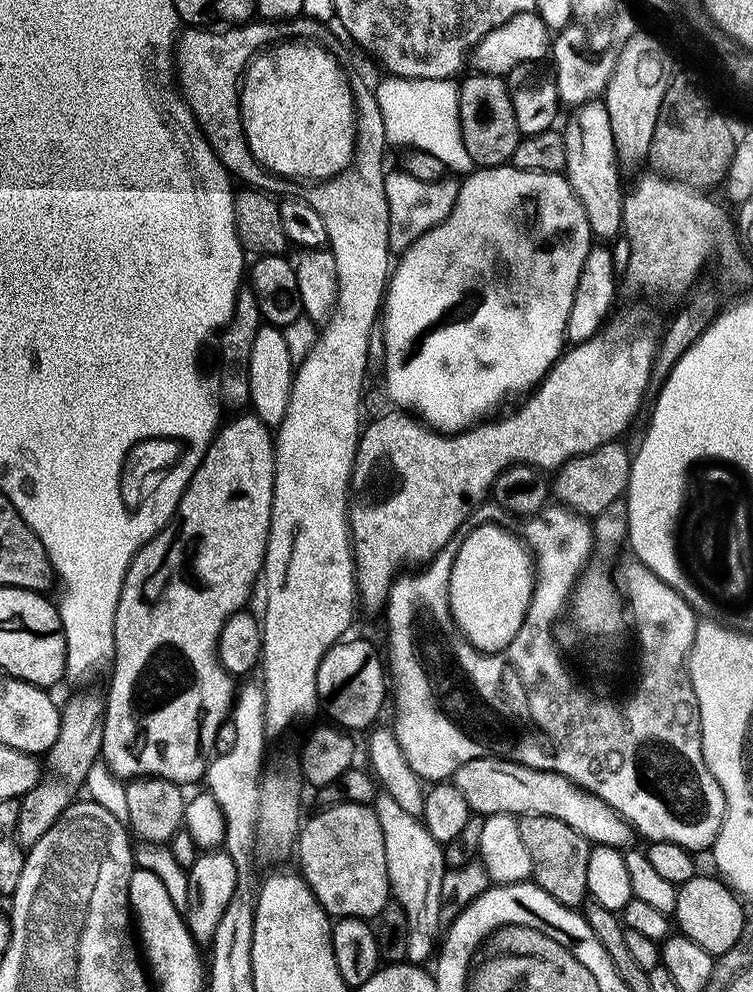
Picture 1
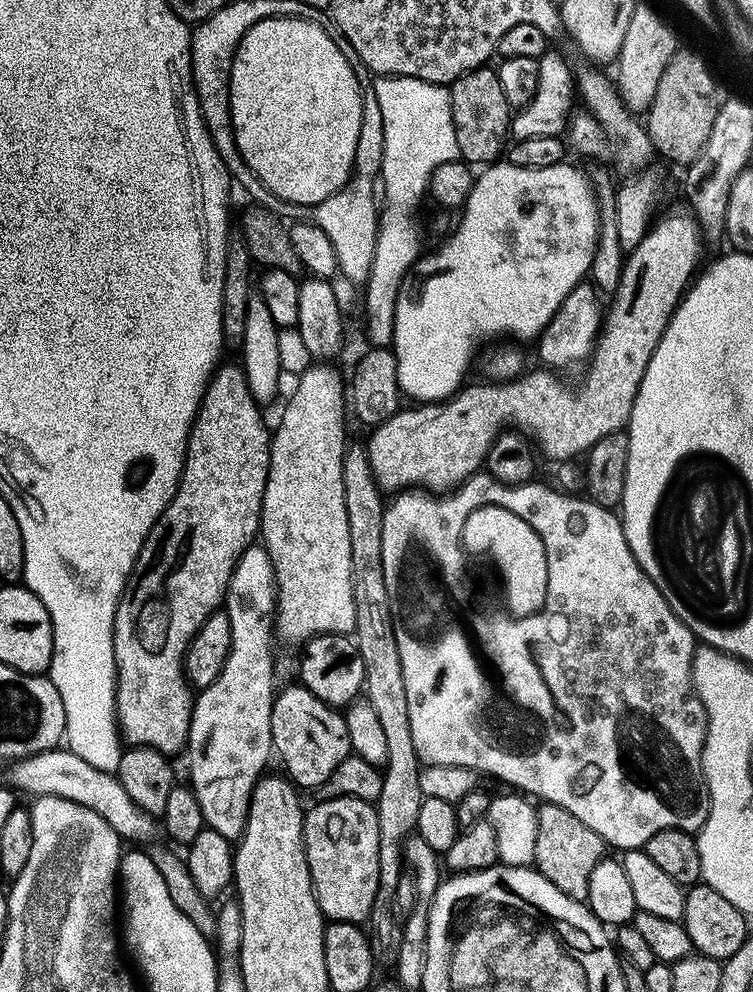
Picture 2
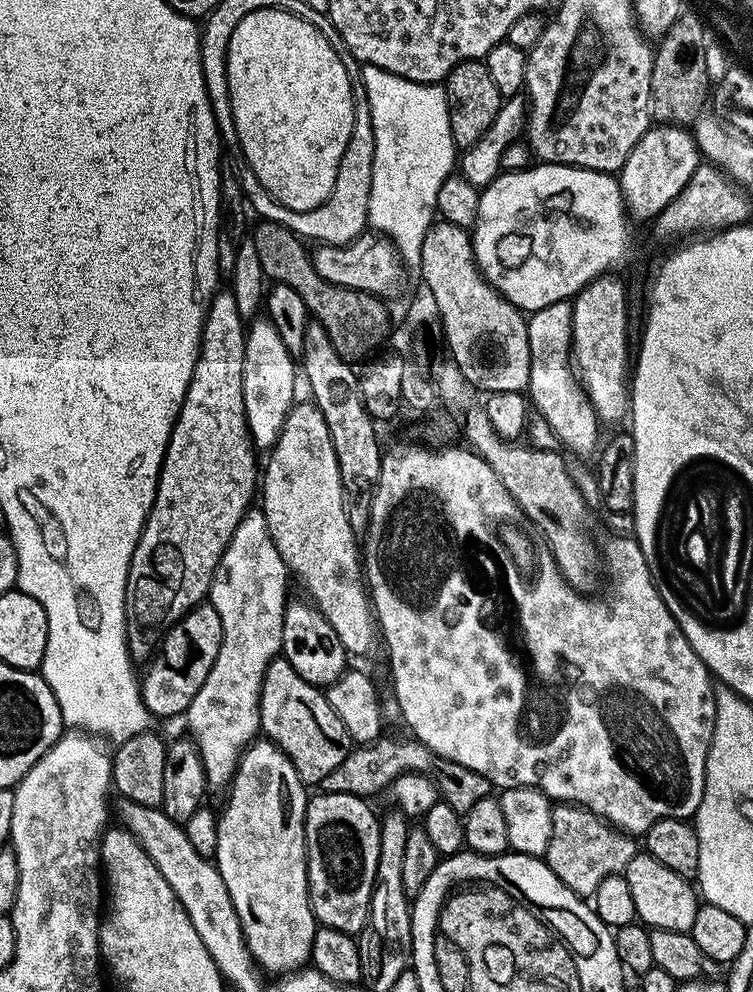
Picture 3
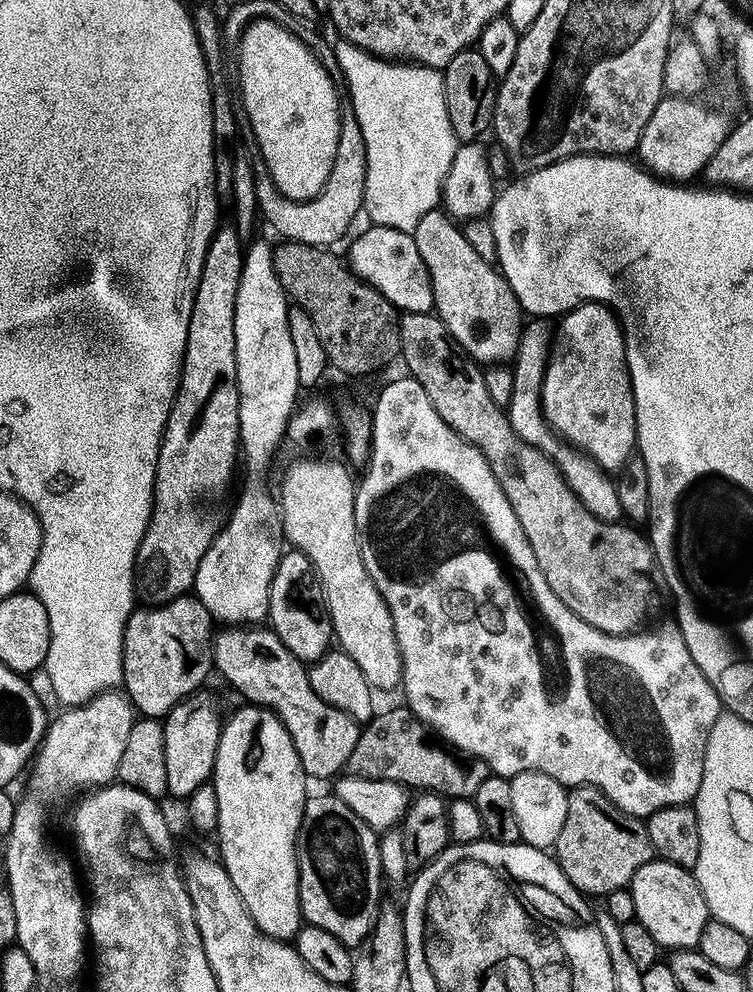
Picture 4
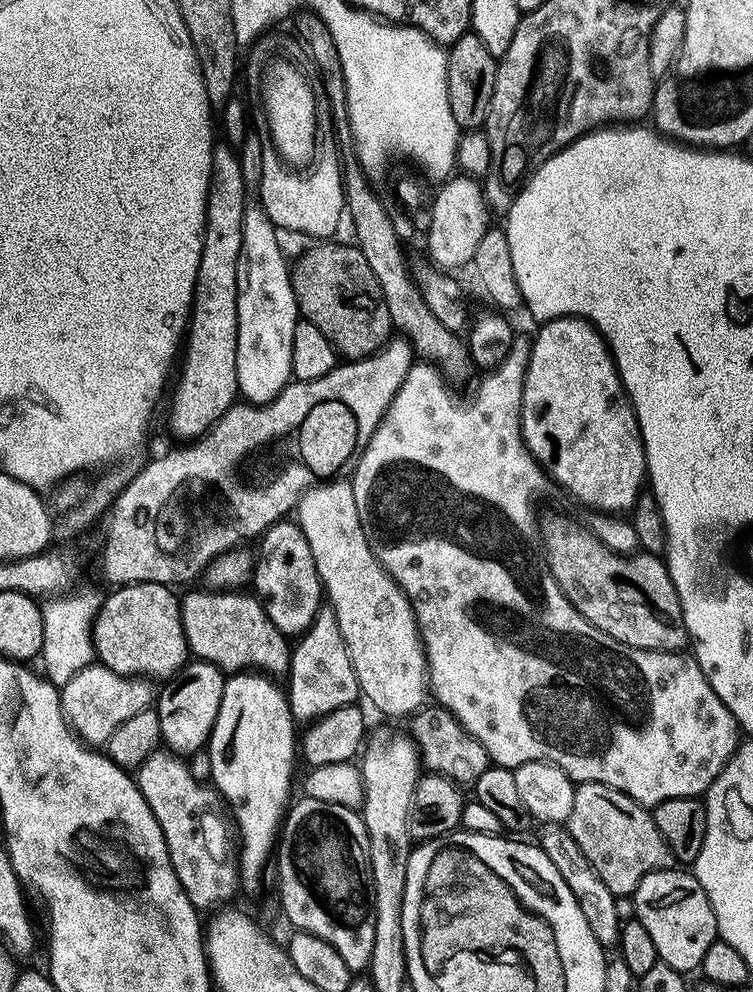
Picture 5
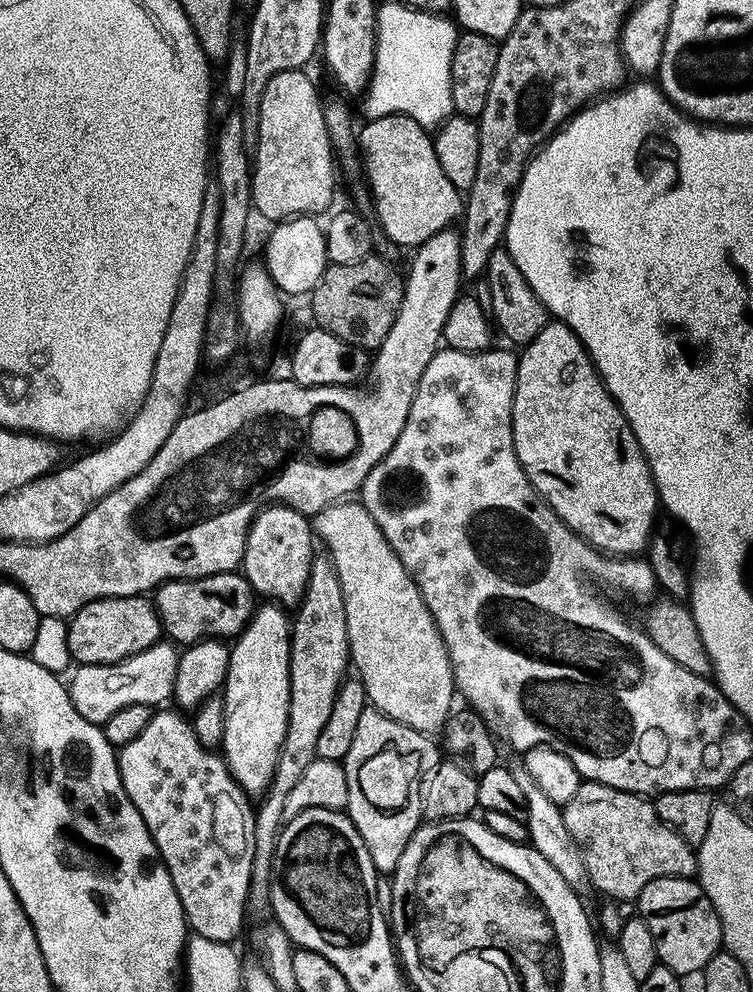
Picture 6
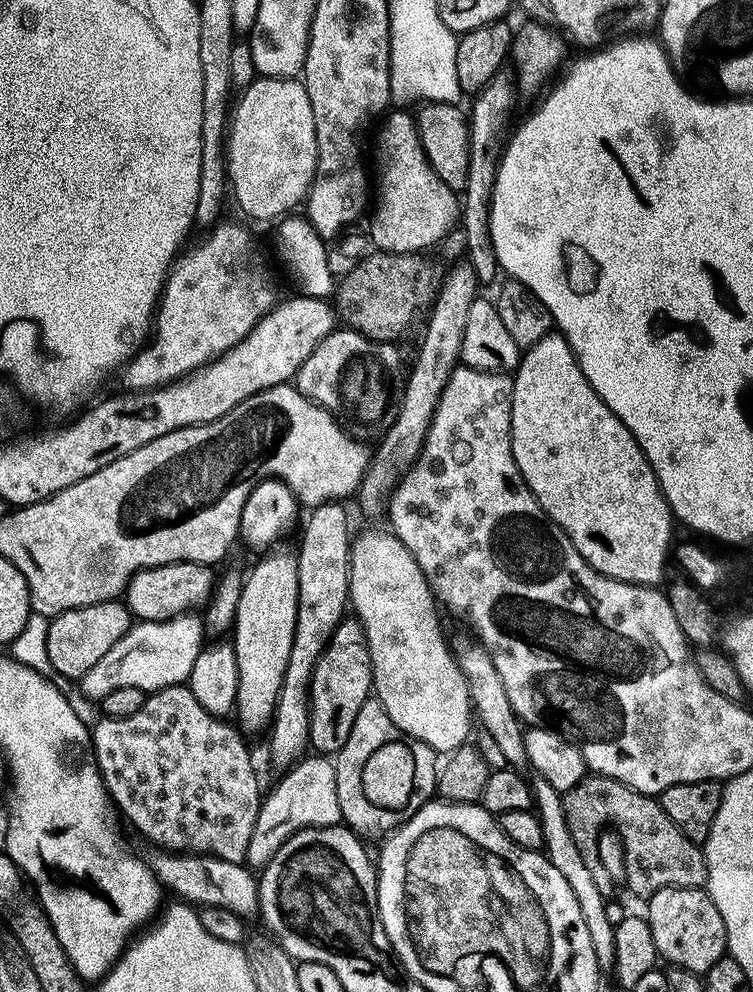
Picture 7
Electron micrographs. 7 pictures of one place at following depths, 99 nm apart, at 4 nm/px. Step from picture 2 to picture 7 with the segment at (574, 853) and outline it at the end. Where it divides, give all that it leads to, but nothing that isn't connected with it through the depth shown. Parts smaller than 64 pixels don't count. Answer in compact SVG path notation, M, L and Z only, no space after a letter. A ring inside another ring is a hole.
M588 774L577 788L568 791L563 802L570 834L576 845L584 849L585 853L595 853L596 840L609 826L620 835L625 854L625 885L634 895L647 898L663 888L704 888L707 885L708 867L703 847L690 842L690 838L686 838L686 834L682 834L682 830L678 830L678 826L674 826L674 822L666 818L666 810L662 810L659 799L635 792L630 786L609 776Z

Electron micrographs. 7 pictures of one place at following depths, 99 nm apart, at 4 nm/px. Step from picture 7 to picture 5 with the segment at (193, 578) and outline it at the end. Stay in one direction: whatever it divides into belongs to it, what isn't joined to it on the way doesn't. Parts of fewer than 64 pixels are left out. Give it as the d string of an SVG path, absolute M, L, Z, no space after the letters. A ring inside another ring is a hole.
M212 590L188 592L180 600L180 618L188 651L195 659L205 660L225 674L253 671L280 678L292 667L289 641L270 622L264 605L244 590L217 594ZM281 675L281 676L280 676Z

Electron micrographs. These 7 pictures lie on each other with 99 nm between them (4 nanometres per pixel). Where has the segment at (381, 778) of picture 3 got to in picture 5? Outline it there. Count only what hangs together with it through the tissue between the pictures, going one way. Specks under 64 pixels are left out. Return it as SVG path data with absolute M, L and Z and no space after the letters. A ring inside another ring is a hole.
M425 706L412 713L407 721L407 735L412 737L420 752L420 763L433 776L445 776L455 784L474 786L490 766L486 746L471 736L454 714L439 706Z

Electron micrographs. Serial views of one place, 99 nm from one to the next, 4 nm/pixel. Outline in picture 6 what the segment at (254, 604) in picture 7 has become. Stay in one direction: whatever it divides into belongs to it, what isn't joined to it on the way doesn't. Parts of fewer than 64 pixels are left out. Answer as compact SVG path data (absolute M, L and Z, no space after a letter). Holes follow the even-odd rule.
M264 602L253 611L244 631L235 637L231 645L228 676L224 679L224 740L222 755L232 777L249 797L260 798L267 792L274 778L276 763L282 750L282 742L288 729L288 711L292 701L292 629L290 616L275 602Z

